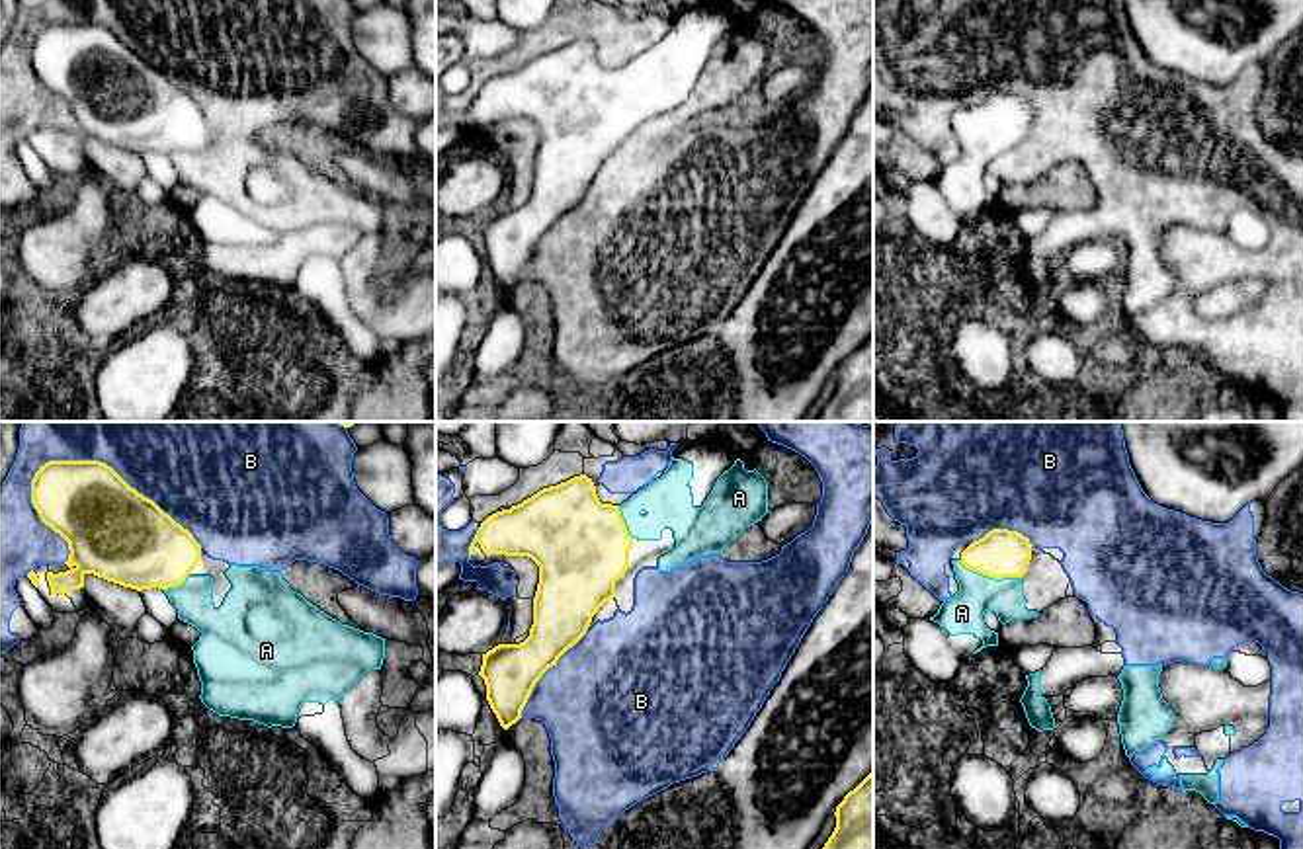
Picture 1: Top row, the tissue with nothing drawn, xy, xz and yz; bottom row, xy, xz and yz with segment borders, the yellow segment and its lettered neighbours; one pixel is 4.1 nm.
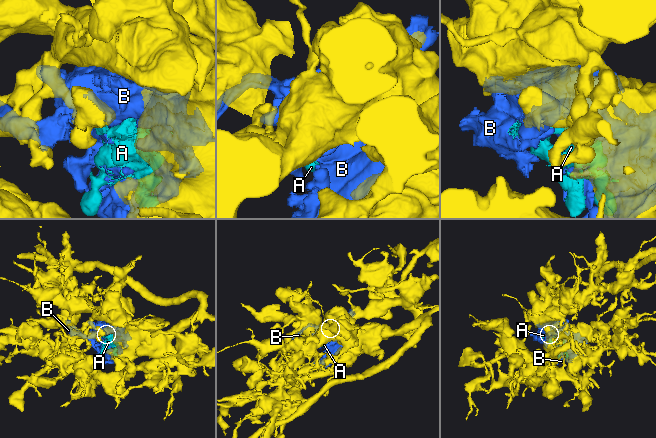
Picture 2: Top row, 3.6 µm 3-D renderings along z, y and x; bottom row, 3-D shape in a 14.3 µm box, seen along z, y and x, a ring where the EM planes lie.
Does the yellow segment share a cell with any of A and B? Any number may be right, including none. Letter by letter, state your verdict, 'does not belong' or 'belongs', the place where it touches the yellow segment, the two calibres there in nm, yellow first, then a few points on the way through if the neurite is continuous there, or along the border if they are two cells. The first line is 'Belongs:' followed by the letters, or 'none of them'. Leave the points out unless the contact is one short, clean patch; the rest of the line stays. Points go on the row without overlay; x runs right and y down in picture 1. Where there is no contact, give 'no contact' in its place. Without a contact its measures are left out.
Belongs: none of them
A: does not belong; meets yellow in yz at (989, 139); 200 nm thick on the yellow side, 160 nm on the other
B: does not belong; meets yellow in xy at (114, 34); 380 nm thick on the yellow side, 300 nm on the other

